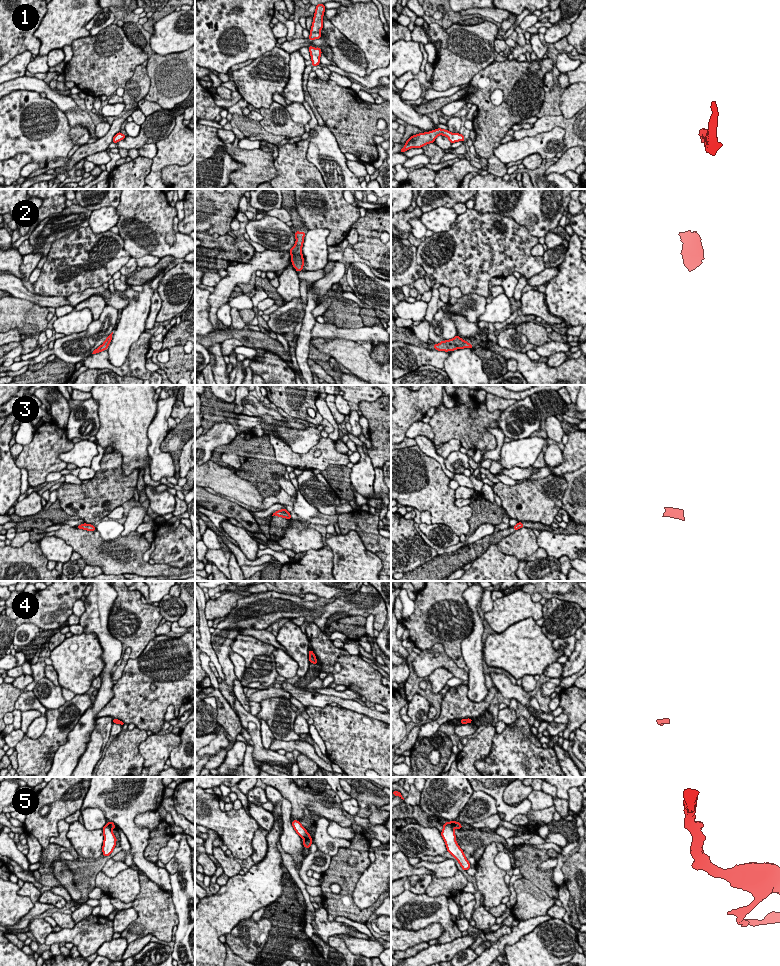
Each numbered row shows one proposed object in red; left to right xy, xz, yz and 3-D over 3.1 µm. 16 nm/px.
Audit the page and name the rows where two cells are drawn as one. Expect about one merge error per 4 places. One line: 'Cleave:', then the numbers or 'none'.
Cleave: 5

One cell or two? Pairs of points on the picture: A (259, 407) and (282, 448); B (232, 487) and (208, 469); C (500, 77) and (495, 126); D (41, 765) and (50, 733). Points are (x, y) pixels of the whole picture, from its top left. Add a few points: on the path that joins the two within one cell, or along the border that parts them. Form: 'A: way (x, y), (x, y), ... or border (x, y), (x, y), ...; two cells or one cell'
A: border (269, 435), (274, 433), (290, 448); two cells
B: way (226, 482), (214, 475); one cell
C: way (487, 85), (484, 88), (484, 105), (488, 113); one cell
D: way (41, 757), (41, 750), (50, 741); one cell

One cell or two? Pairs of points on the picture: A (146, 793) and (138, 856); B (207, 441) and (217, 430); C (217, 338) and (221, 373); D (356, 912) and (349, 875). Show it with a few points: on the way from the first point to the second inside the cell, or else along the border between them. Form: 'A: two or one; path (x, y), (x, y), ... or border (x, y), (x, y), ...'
A: one; path (130, 809), (130, 829), (138, 837), (138, 840)
B: one; path (210, 438), (215, 433)
C: two; border (219, 343), (214, 343), (207, 348)
D: one; path (347, 903), (347, 884)

